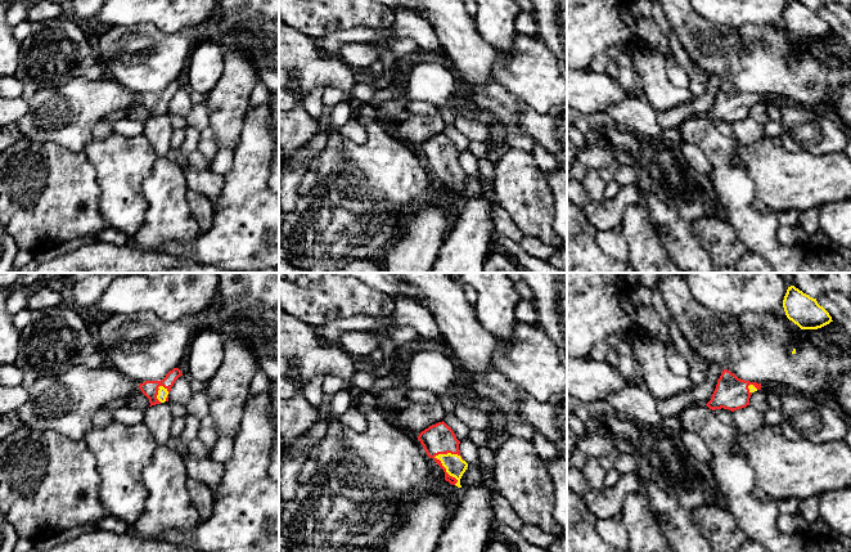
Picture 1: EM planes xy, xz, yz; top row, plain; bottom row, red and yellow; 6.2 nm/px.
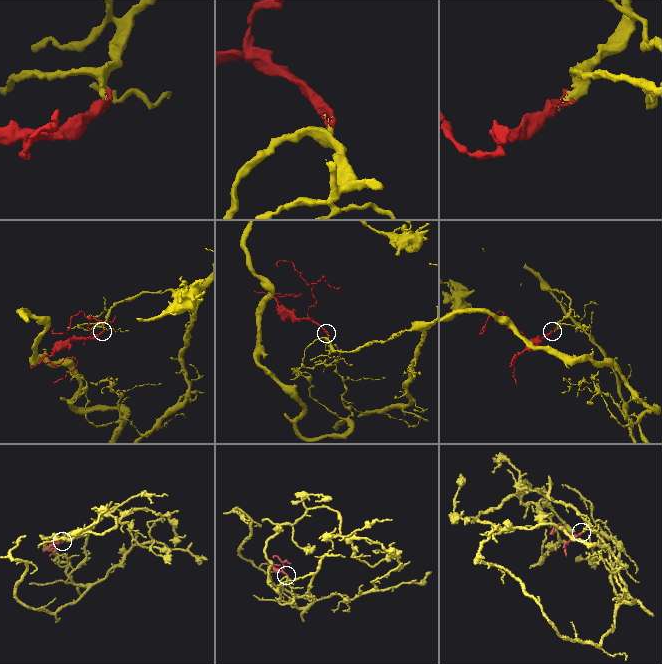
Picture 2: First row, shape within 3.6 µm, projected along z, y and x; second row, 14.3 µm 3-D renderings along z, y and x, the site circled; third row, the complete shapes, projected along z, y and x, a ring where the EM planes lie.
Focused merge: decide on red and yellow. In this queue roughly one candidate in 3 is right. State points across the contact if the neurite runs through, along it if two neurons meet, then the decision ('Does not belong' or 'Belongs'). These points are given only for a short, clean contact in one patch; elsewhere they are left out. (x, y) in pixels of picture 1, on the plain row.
Belongs

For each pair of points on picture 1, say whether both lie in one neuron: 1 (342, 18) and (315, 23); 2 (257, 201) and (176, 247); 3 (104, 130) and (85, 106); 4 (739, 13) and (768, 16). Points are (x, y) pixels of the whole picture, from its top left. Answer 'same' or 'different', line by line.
1: same
2: same
3: different
4: same

